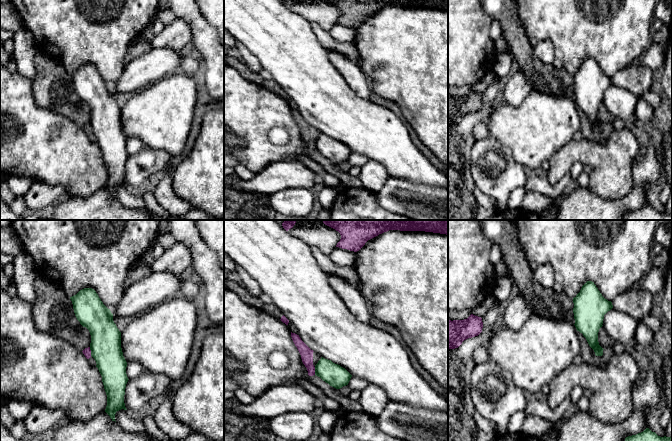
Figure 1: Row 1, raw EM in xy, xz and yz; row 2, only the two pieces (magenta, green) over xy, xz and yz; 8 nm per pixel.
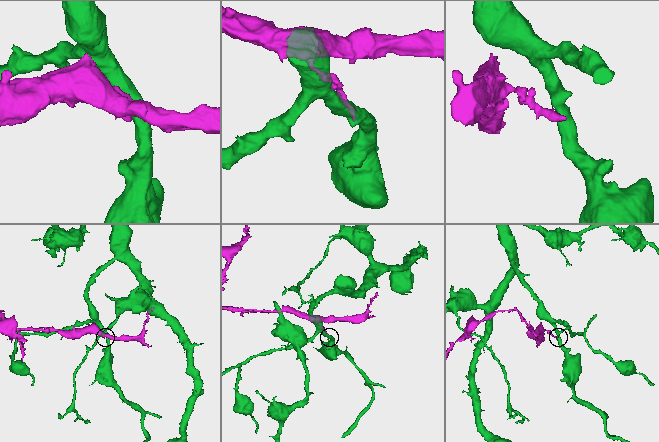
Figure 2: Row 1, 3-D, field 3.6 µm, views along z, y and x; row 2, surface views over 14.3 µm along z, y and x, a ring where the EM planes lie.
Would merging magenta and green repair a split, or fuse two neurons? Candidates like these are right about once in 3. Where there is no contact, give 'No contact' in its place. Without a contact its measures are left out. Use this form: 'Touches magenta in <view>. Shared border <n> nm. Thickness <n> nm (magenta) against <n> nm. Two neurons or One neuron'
Touches magenta in xy. Shared border 70 nm. Thickness 60 nm (magenta) against 240 nm. Two neurons

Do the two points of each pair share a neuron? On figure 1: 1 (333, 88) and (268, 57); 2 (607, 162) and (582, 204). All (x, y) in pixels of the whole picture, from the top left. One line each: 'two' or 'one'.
1: one
2: two

